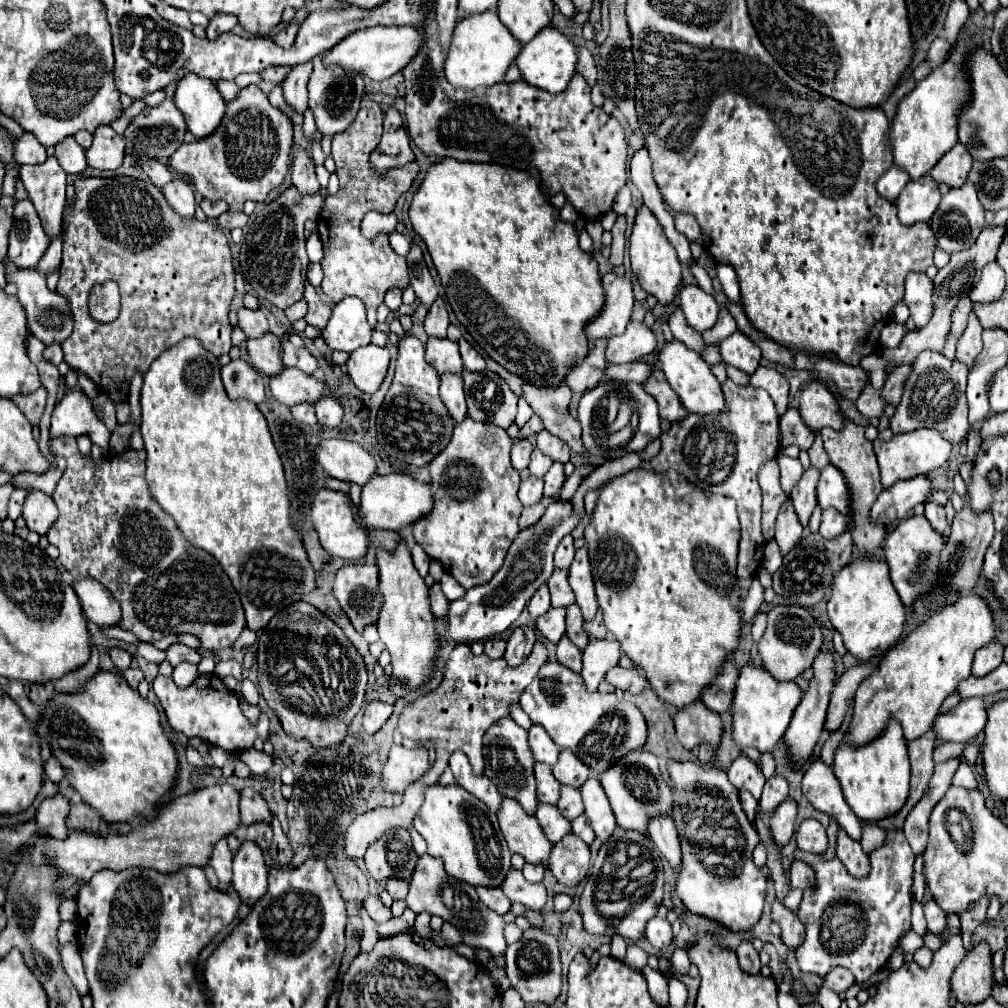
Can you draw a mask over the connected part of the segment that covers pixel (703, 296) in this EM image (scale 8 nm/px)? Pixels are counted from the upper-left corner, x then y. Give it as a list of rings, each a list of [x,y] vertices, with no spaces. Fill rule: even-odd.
[[[683,286],[679,290],[679,306],[683,308],[689,326],[693,326],[697,332],[711,328],[717,320],[719,306],[715,298],[703,292],[699,286]]]

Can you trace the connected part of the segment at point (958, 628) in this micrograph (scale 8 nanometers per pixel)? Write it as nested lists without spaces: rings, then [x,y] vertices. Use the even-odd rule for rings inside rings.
[[[979,594],[961,596],[955,604],[915,628],[905,642],[887,652],[879,670],[859,686],[853,718],[847,728],[847,740],[851,744],[867,744],[883,732],[889,716],[895,716],[901,722],[907,740],[921,738],[935,722],[943,700],[953,694],[967,676],[971,676],[975,650],[993,642],[995,632],[997,626],[993,612],[987,600]]]

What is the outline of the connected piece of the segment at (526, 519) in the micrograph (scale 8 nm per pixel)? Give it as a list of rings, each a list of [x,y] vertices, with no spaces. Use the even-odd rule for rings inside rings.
[[[535,504],[535,506],[529,506],[529,508],[523,508],[521,512],[521,518],[519,518],[519,530],[523,528],[529,528],[529,526],[535,526],[537,520],[543,516],[545,508],[541,504]]]

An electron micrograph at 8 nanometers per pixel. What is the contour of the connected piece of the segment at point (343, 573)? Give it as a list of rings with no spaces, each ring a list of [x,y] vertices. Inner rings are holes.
[[[347,564],[335,576],[333,596],[345,610],[357,632],[363,632],[367,624],[377,622],[381,596],[375,586],[377,586],[375,566]]]

